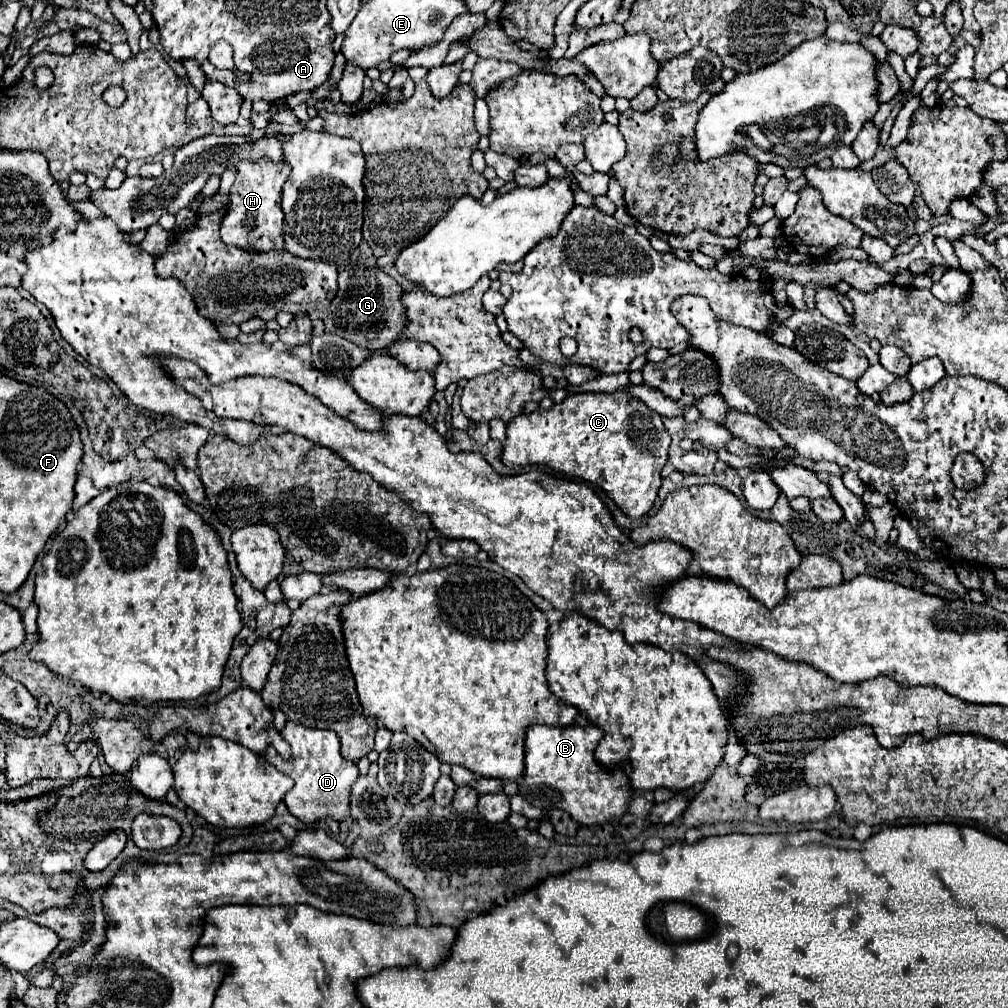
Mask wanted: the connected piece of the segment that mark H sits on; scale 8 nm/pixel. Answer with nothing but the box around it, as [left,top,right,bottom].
[221,158,291,252]

